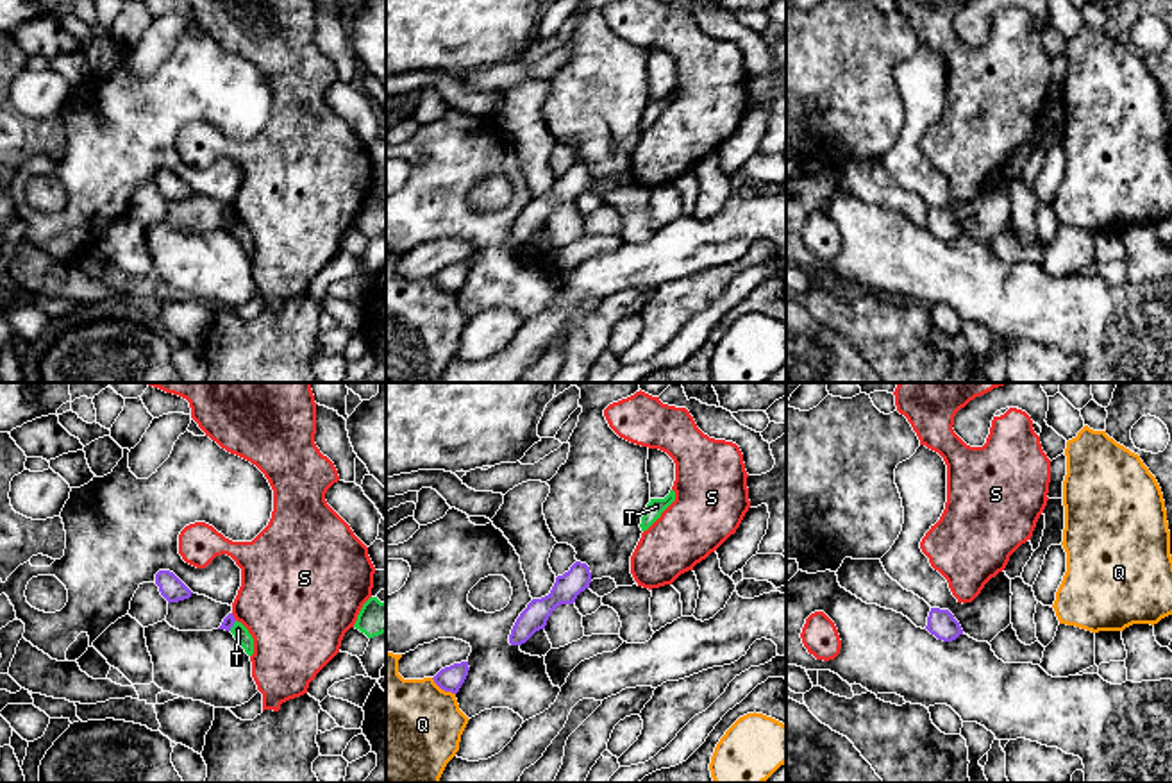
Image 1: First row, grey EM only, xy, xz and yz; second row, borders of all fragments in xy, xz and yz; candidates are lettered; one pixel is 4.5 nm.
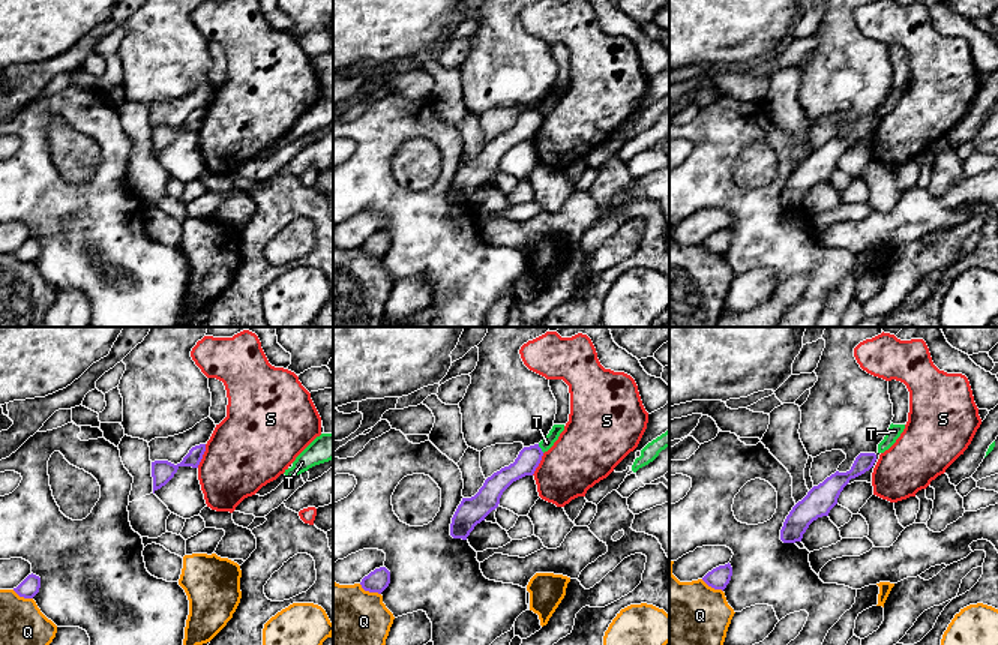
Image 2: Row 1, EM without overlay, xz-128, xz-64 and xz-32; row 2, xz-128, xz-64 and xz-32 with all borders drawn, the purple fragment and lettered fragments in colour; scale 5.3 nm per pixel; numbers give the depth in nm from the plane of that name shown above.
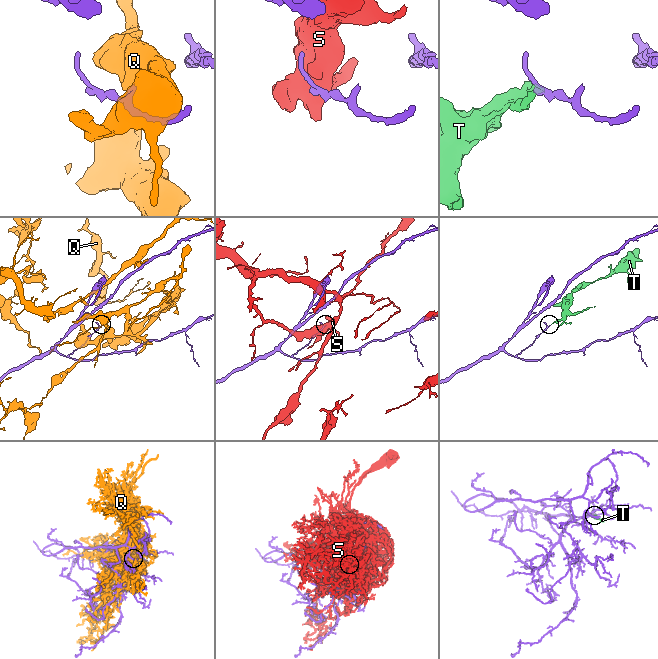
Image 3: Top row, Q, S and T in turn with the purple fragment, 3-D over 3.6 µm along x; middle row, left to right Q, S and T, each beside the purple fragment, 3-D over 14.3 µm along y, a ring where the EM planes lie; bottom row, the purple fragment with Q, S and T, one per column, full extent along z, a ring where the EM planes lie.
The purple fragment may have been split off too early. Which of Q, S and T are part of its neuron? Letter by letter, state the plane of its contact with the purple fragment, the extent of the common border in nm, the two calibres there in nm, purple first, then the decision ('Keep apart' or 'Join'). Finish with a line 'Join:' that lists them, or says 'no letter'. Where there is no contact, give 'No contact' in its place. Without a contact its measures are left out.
Q: Touches purple in xz. Shared border 130 nm. Thickness 110 nm (purple) against 460 nm. Keep apart
S: Touches purple in xy. Shared border 40 nm. Thickness 50 nm (purple) against 420 nm. Keep apart
T: Touches purple in xy. Shared border 60 nm. Thickness 50 nm (purple) against 70 nm. Keep apart
Join: no letter

